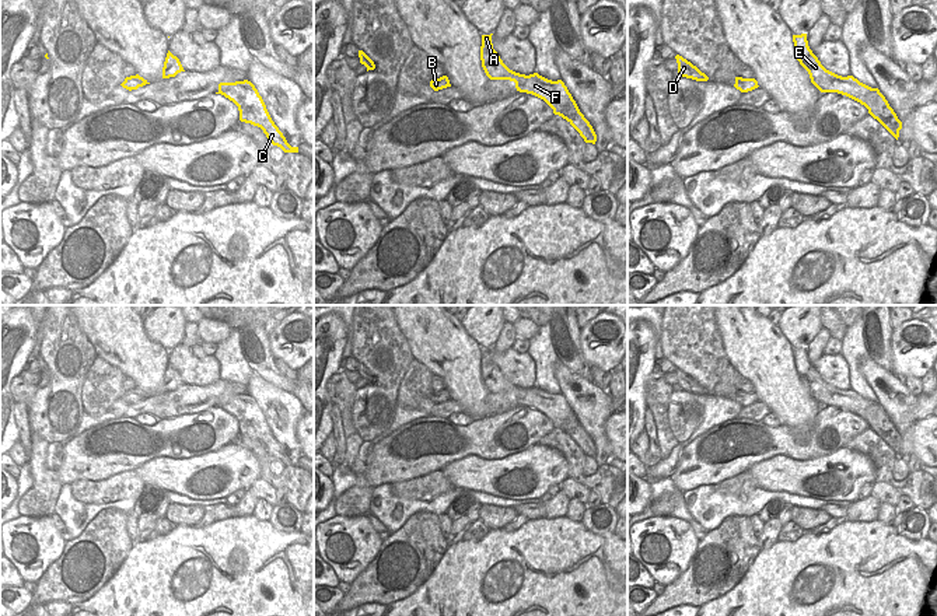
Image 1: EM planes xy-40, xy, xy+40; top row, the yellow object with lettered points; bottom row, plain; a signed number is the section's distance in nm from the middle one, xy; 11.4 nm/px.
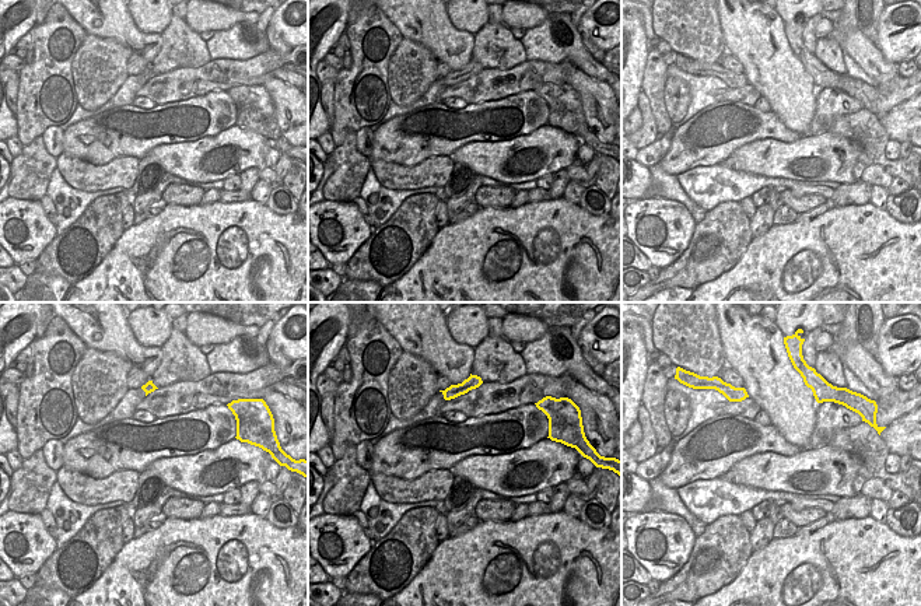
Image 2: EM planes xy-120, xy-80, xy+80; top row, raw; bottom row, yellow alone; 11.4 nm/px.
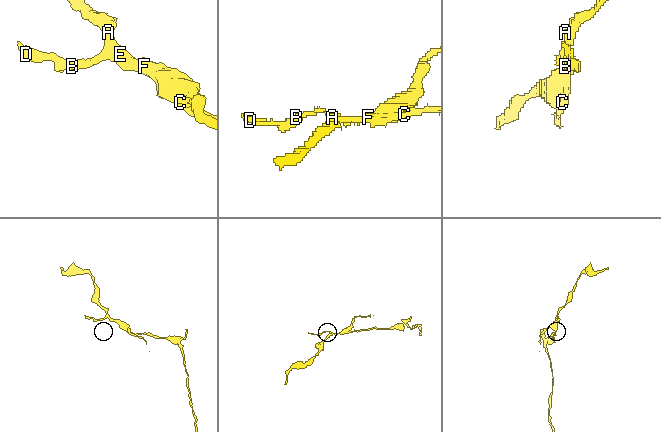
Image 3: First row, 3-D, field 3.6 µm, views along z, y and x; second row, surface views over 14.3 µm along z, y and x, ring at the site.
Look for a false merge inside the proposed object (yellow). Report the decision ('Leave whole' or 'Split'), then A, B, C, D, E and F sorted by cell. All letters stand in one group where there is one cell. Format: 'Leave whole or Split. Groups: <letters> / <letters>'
Split. Groups: A B D E F / C.

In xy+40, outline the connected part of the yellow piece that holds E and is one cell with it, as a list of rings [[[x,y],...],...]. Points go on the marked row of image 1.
[[[807,34],[793,35],[796,57],[808,71],[811,83],[821,92],[838,92],[846,95],[868,109],[874,88],[860,83],[853,76],[842,77],[826,70],[808,46]]]

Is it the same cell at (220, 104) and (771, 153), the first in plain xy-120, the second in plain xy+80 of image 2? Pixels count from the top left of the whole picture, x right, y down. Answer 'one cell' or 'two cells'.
two cells

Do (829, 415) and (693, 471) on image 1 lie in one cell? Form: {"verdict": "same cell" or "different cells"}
{"verdict": "same cell"}

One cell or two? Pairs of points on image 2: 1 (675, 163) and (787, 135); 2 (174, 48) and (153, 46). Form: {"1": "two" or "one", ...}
{"1": "one", "2": "two"}

